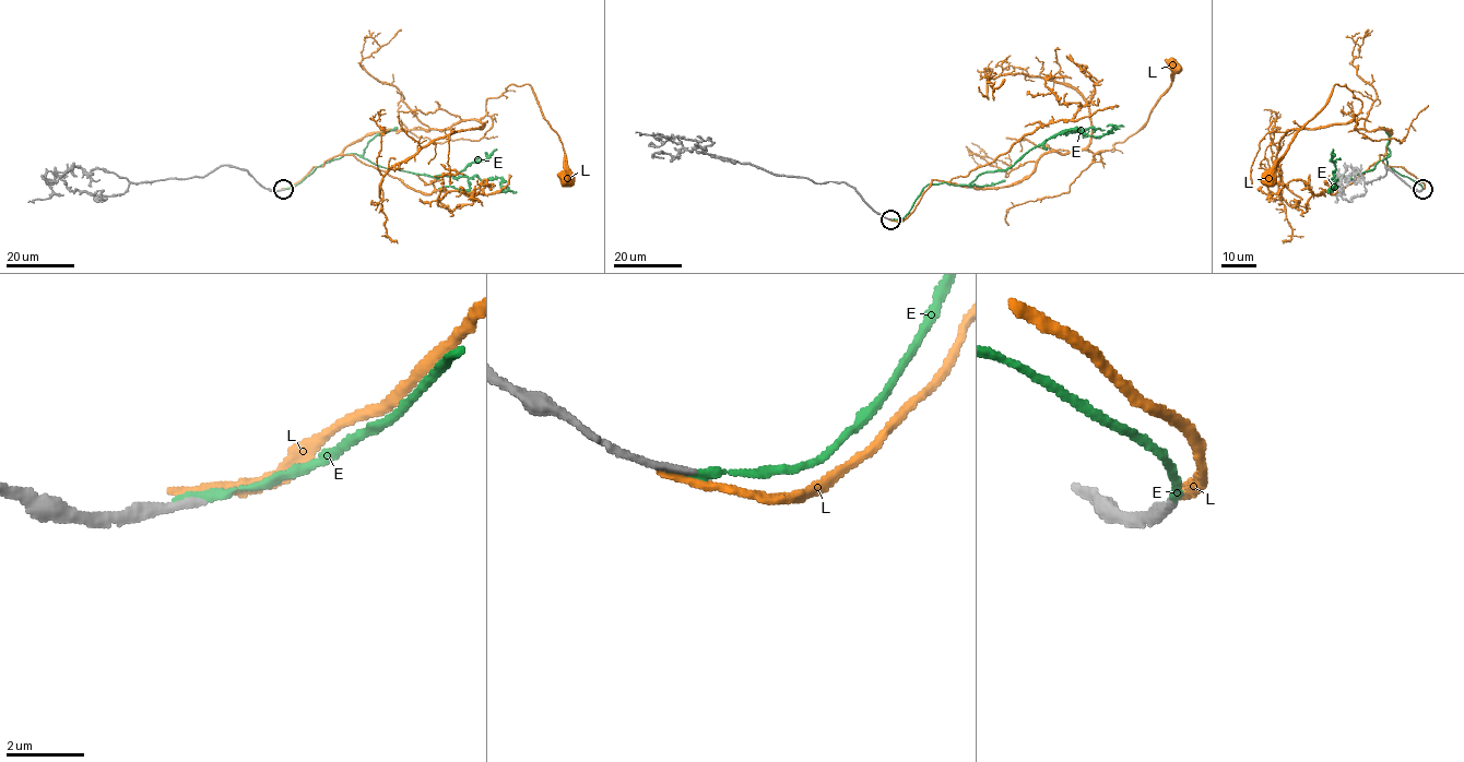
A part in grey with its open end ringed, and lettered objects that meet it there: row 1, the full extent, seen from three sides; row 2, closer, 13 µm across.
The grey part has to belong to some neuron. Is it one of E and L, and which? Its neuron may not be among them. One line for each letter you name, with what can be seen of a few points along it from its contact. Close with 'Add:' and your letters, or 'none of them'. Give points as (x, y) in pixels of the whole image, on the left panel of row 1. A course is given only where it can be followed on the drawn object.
E: course (282, 189), (296, 186), (320, 165), (351, 153), (389, 168), (431, 176), (499, 177), (502, 185), (517, 192)
Add: E

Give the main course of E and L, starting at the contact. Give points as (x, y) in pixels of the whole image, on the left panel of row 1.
E: (282, 189), (296, 186), (320, 165), (351, 153), (389, 168), (431, 176), (499, 177), (502, 185), (517, 192)
L: (283, 189), (367, 135), (450, 129), (481, 119), (485, 100), (515, 84), (531, 86), (559, 137), (565, 179)

